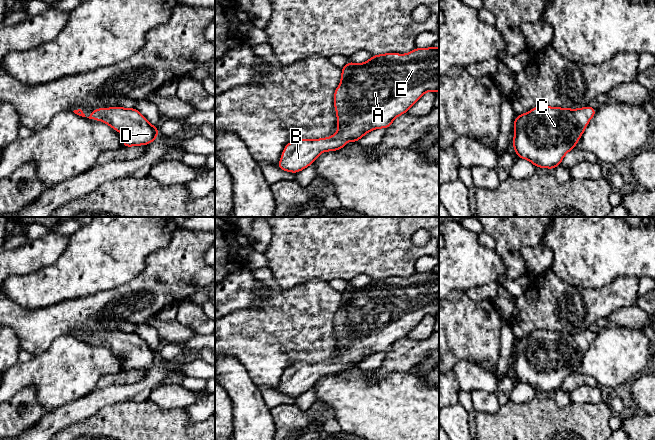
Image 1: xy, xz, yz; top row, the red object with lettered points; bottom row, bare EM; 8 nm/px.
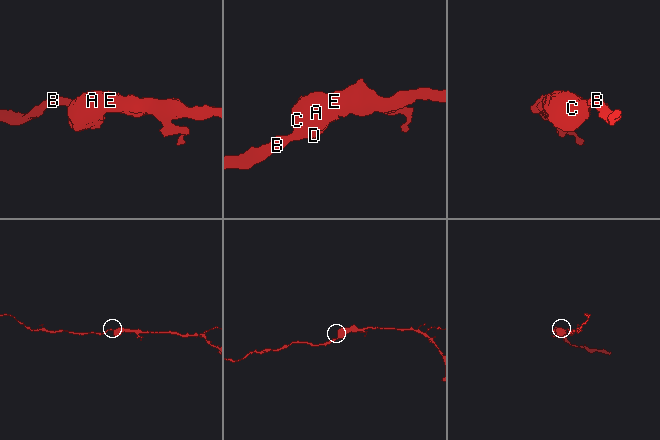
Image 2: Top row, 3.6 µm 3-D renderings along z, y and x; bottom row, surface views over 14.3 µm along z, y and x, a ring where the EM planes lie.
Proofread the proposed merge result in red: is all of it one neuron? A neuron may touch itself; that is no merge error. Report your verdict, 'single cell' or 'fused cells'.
single cell

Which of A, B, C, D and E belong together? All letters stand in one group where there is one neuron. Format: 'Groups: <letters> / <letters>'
Groups: A B C D E

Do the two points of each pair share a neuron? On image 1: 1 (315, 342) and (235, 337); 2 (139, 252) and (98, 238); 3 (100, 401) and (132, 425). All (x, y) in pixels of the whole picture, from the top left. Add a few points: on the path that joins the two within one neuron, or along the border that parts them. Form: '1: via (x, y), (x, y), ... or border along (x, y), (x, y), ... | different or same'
1: via (295, 337), (255, 337) | same
2: via (129, 242), (108, 242) | same
3: border along (130, 400), (106, 405), (87, 418) | different

